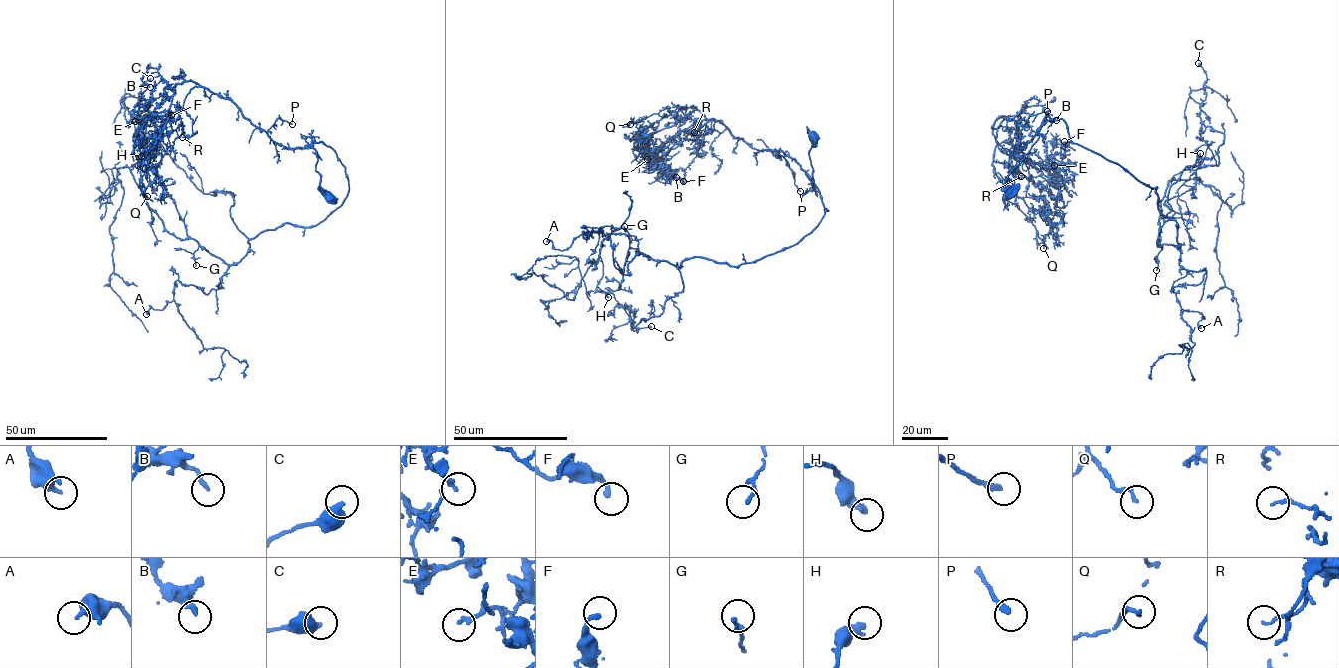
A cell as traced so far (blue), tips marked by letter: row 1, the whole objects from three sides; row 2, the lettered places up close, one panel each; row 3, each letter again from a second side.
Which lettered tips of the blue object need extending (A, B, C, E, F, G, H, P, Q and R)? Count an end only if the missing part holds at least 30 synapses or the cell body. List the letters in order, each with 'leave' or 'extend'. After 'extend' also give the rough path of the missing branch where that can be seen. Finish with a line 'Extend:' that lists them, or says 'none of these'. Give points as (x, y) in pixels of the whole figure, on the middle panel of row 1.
A: leave
B: leave
C: leave
E: leave
F: leave
G: leave
H: leave
P: leave
Q: leave
R: leave
Extend: none of these

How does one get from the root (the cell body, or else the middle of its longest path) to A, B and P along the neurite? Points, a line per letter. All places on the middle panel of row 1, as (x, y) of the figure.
A: (813, 137), (828, 211), (755, 261), (640, 252), (624, 275), (602, 233), (546, 241)
B: (813, 137), (809, 131), (812, 179), (782, 151), (752, 148), (716, 121), (687, 167), (673, 171), (676, 177)
P: (813, 137), (809, 131), (812, 179), (793, 159), (778, 152), (793, 172), (794, 184), (800, 191)

